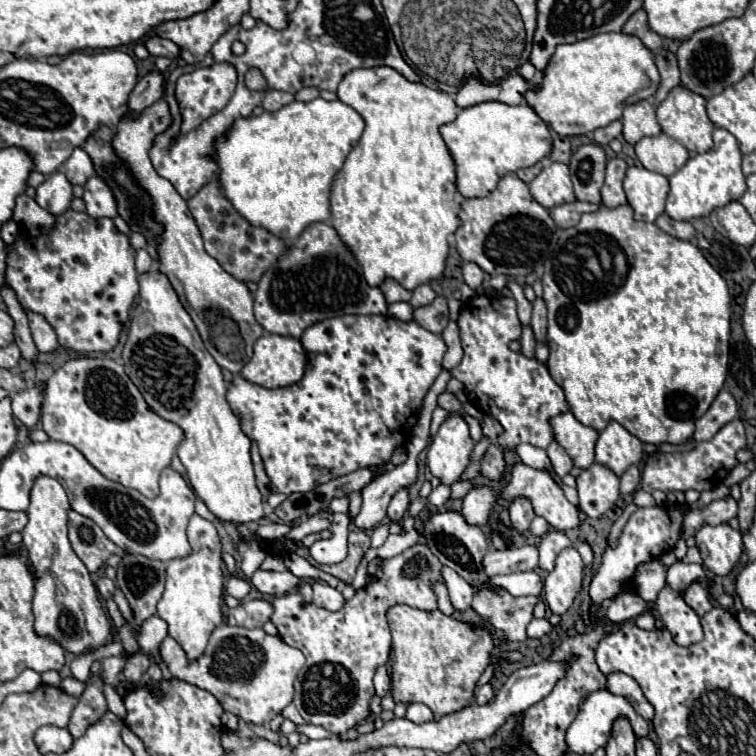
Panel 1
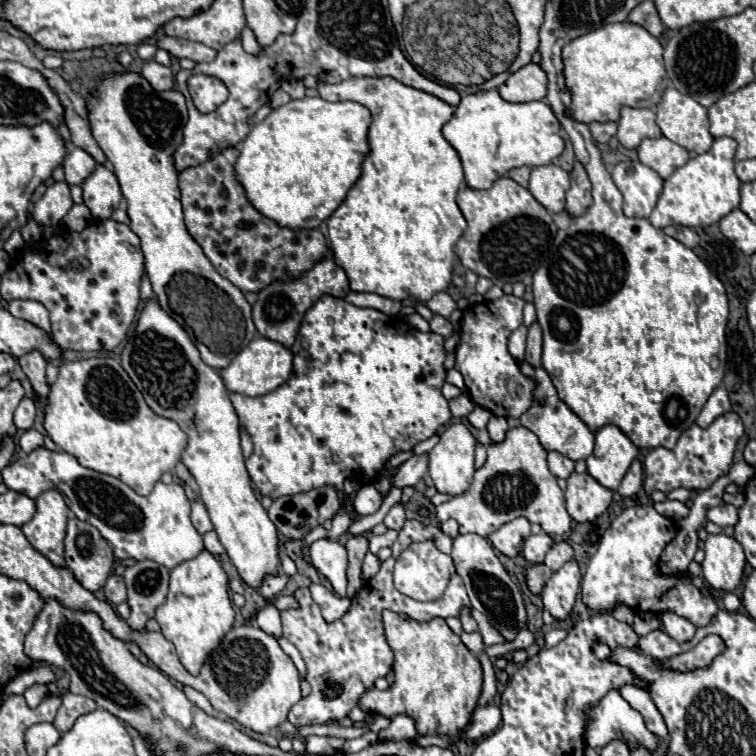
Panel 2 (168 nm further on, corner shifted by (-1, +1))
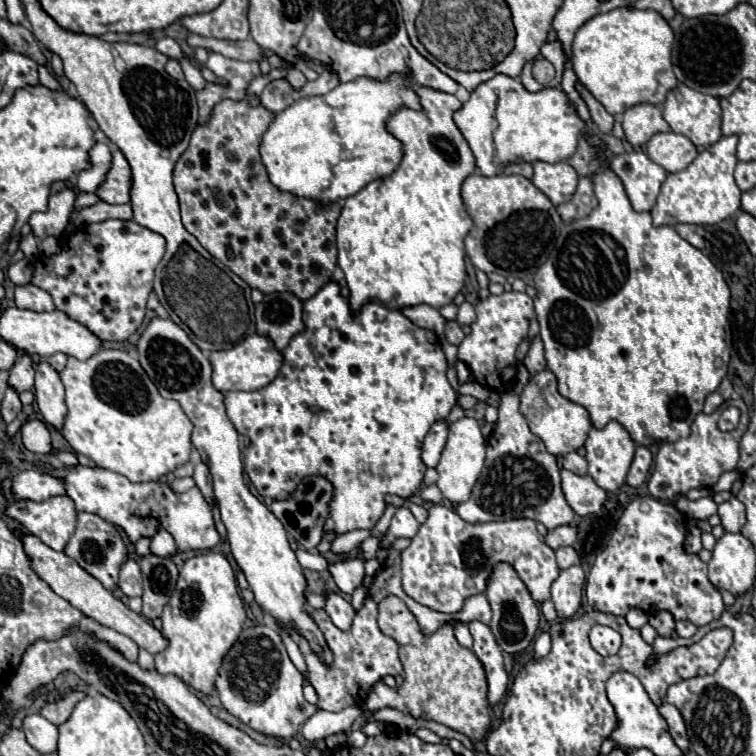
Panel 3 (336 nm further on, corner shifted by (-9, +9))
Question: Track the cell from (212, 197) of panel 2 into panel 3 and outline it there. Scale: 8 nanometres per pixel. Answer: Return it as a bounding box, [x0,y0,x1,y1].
[174,100,342,300]

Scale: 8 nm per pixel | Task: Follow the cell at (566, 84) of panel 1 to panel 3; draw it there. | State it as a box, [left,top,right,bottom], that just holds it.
[572,6,678,114]

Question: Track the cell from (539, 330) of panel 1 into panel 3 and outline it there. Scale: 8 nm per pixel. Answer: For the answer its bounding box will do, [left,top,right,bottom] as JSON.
[524,336,546,376]

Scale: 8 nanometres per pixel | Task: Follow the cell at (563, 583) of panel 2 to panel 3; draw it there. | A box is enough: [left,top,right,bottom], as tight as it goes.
[552,566,586,620]

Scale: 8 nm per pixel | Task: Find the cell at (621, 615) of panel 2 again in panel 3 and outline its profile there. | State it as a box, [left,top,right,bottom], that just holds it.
[626,608,648,628]

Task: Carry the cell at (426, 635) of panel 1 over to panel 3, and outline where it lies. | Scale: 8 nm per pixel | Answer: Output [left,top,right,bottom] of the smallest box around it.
[364,596,490,740]

